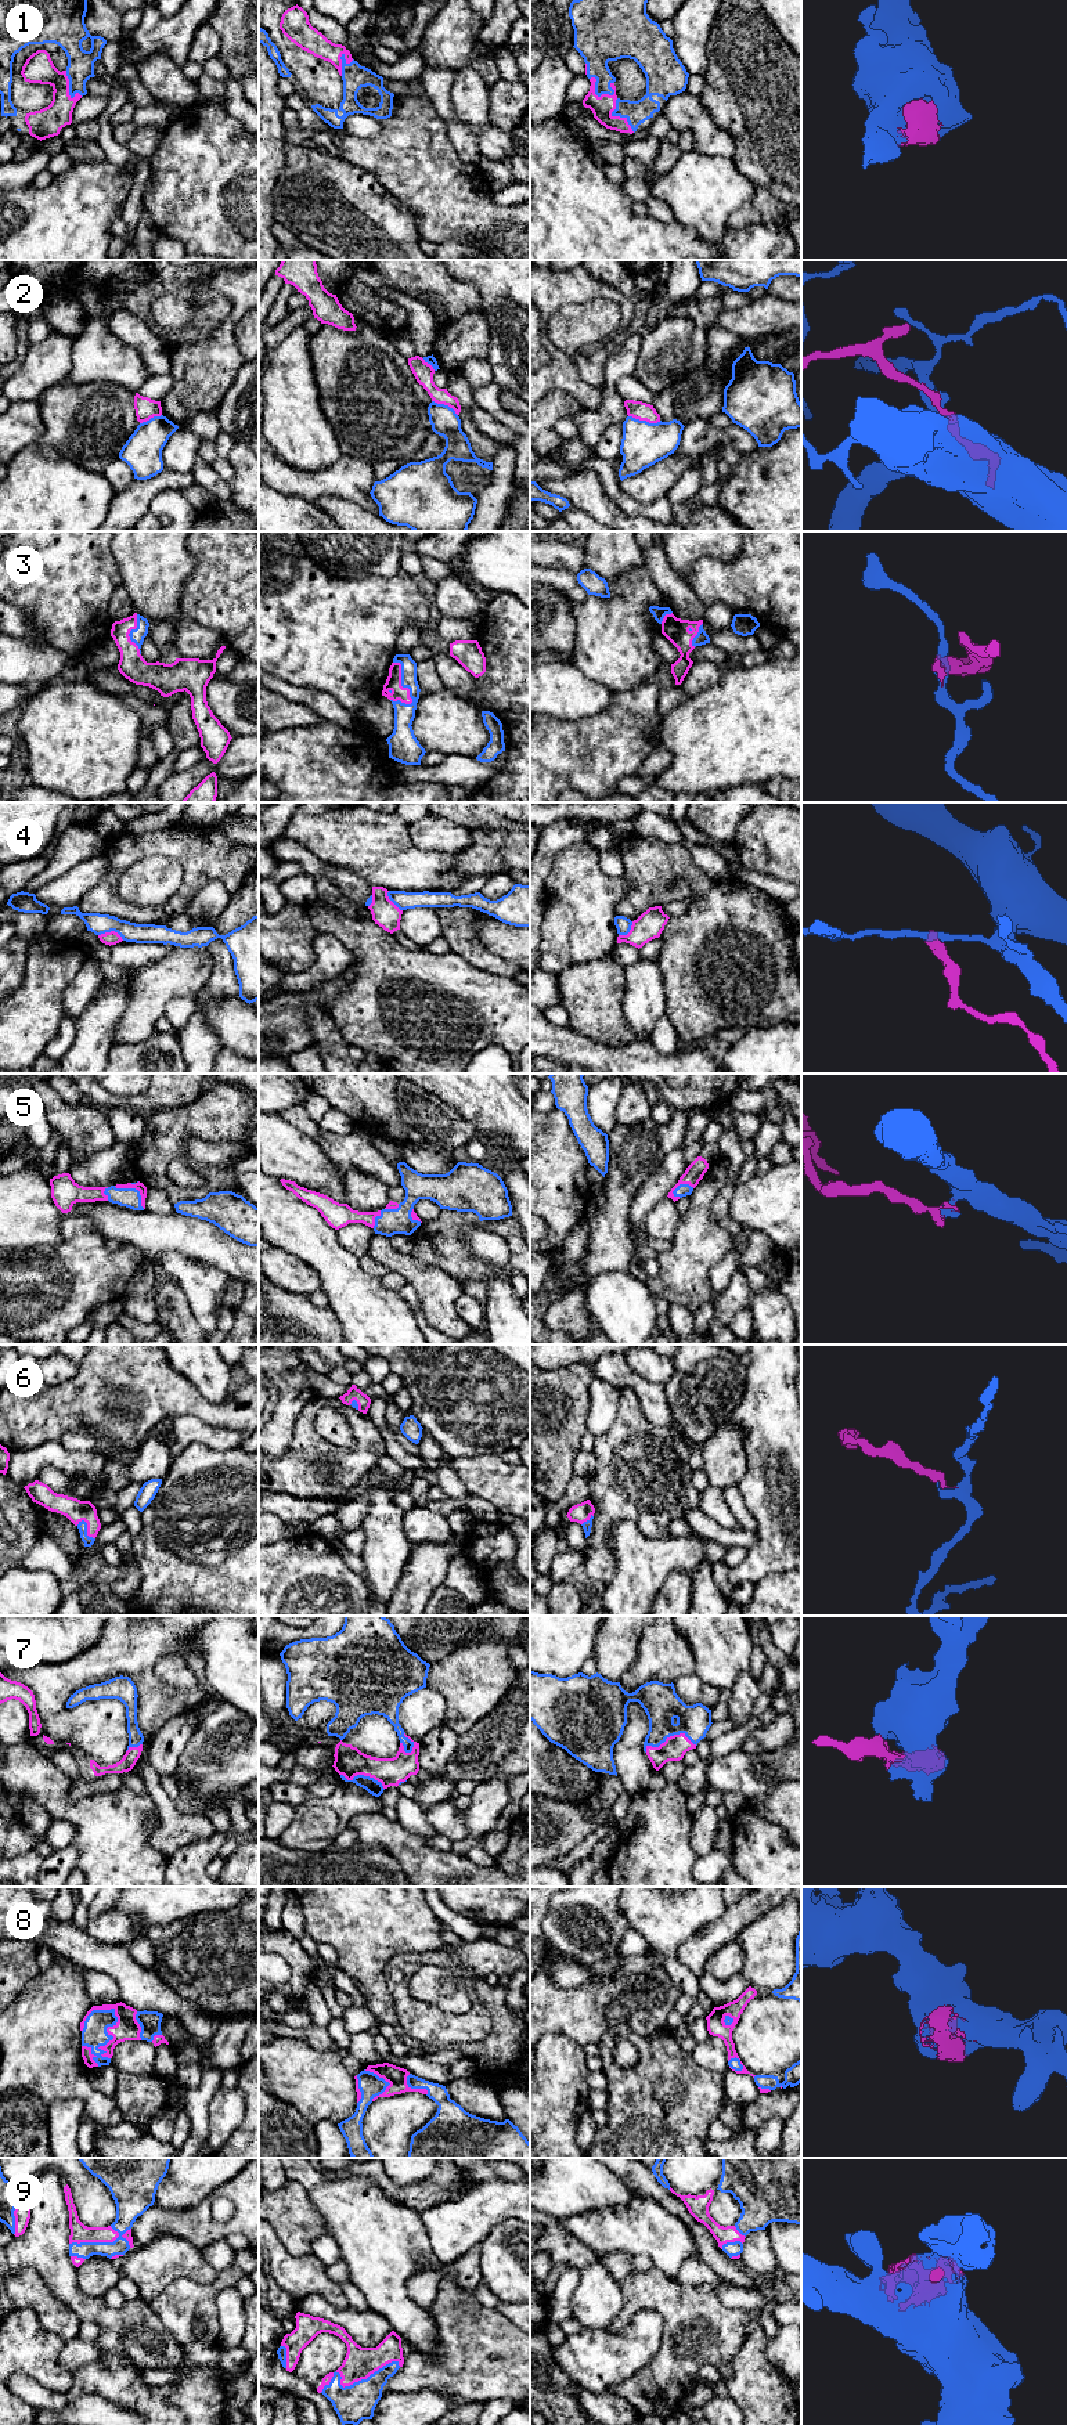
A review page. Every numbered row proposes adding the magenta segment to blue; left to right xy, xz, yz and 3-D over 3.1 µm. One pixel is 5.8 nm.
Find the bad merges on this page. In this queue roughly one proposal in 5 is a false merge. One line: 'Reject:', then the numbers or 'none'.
Reject: 2, 4

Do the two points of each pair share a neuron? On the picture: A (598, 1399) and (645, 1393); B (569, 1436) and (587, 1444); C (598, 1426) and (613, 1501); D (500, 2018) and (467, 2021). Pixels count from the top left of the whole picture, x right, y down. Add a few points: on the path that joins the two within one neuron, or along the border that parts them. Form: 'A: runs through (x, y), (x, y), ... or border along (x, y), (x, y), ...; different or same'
A: border along (595, 1377), (620, 1389); different
B: border along (588, 1431), (581, 1439), (580, 1449); different
C: border along (617, 1407), (613, 1422), (597, 1436); different
D: border along (472, 1995), (490, 2018), (490, 2030), (480, 2039); different

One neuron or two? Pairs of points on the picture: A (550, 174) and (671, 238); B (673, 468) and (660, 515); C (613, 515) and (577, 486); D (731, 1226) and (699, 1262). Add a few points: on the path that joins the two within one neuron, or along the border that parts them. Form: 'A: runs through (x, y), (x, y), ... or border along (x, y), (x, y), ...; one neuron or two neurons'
A: runs through (580, 205), (613, 238), (641, 238); one neuron
B: border along (631, 495), (644, 504), (651, 504), (664, 497); two neurons
C: runs through (605, 511), (586, 491); one neuron
D: border along (714, 1198), (713, 1216), (734, 1240); two neurons

